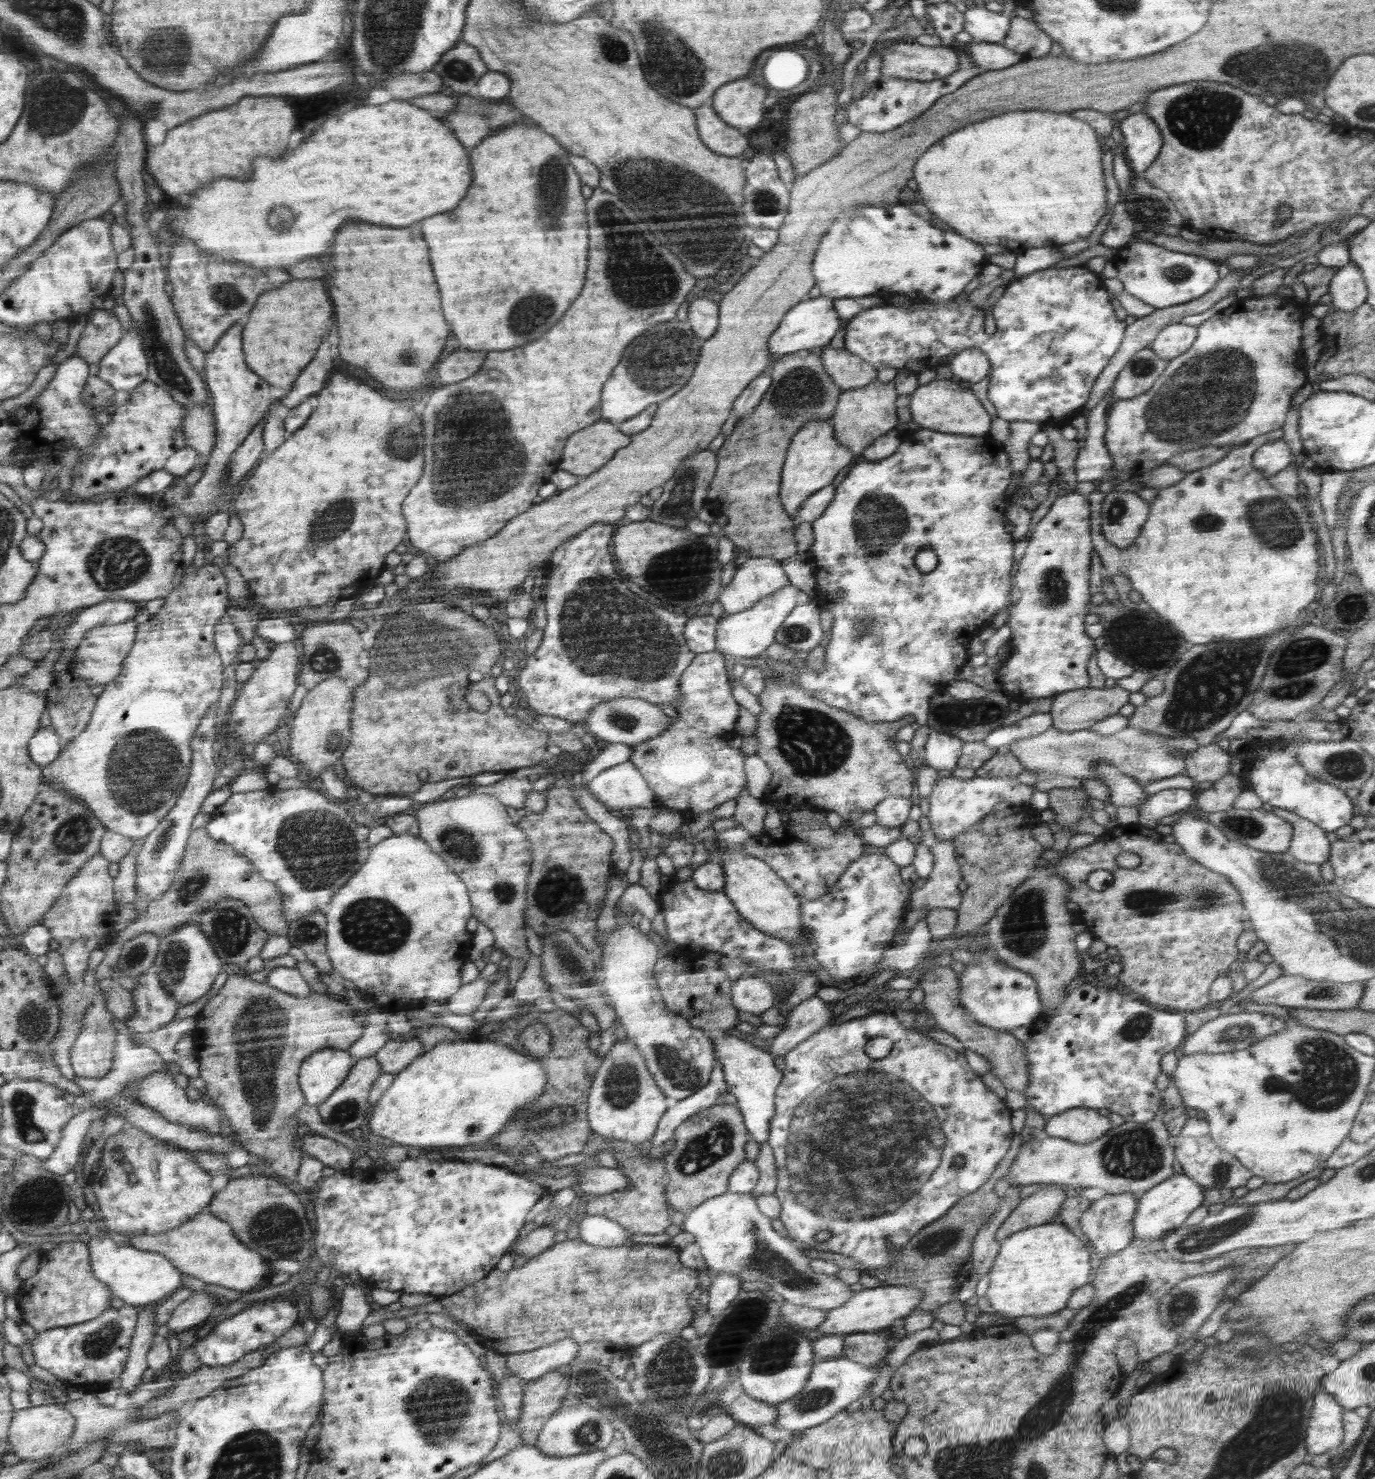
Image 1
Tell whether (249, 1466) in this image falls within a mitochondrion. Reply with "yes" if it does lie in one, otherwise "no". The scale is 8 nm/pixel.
yes

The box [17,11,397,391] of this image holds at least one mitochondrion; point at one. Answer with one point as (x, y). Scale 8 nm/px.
(45, 118)

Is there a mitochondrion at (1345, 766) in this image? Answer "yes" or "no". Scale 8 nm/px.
yes

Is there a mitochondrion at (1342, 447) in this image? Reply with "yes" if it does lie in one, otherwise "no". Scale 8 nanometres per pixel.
no

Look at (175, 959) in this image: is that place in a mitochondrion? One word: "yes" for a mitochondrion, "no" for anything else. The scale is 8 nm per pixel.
yes

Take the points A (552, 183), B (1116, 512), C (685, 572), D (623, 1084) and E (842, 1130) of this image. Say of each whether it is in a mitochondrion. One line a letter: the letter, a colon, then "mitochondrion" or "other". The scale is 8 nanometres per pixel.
A: mitochondrion
B: mitochondrion
C: mitochondrion
D: mitochondrion
E: mitochondrion

